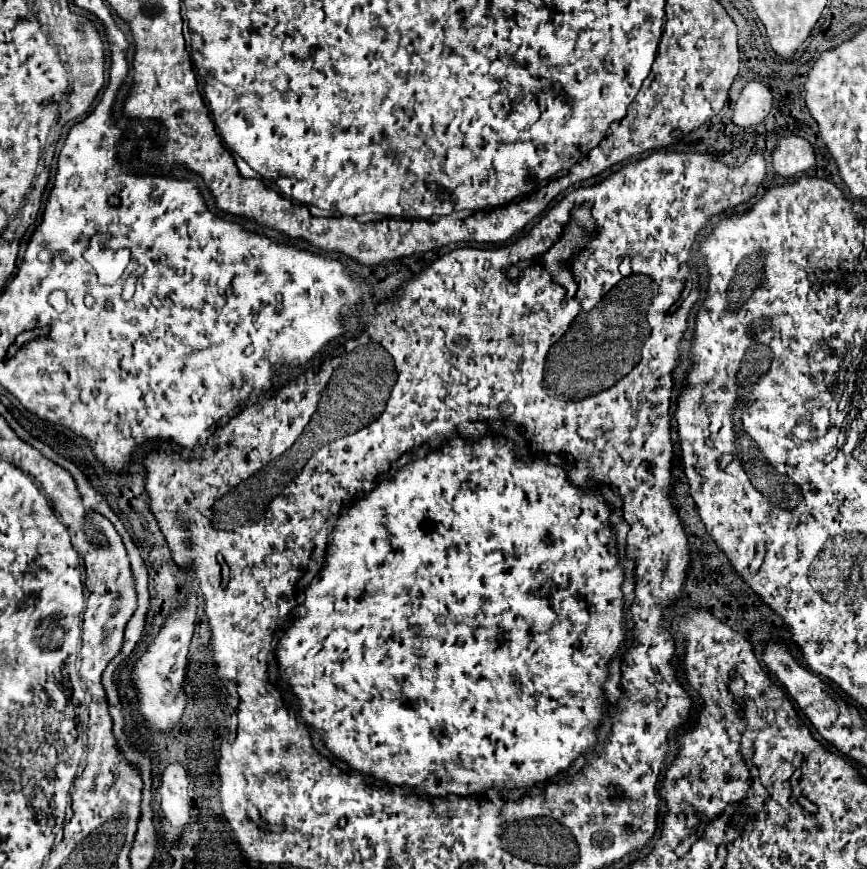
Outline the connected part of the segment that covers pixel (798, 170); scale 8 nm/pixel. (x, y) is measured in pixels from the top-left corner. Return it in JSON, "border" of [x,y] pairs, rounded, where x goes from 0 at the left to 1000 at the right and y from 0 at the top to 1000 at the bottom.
{"border":[[[908,155],[896,165],[889,183],[899,201],[917,204],[940,190],[940,174],[931,160],[922,155]]]}

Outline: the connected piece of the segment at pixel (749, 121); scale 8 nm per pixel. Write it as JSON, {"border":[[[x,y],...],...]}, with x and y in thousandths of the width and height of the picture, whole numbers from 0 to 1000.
{"border":[[[866,93],[857,100],[848,119],[845,142],[852,146],[869,146],[878,142],[889,125],[892,125],[892,105],[887,102],[887,98]]]}

